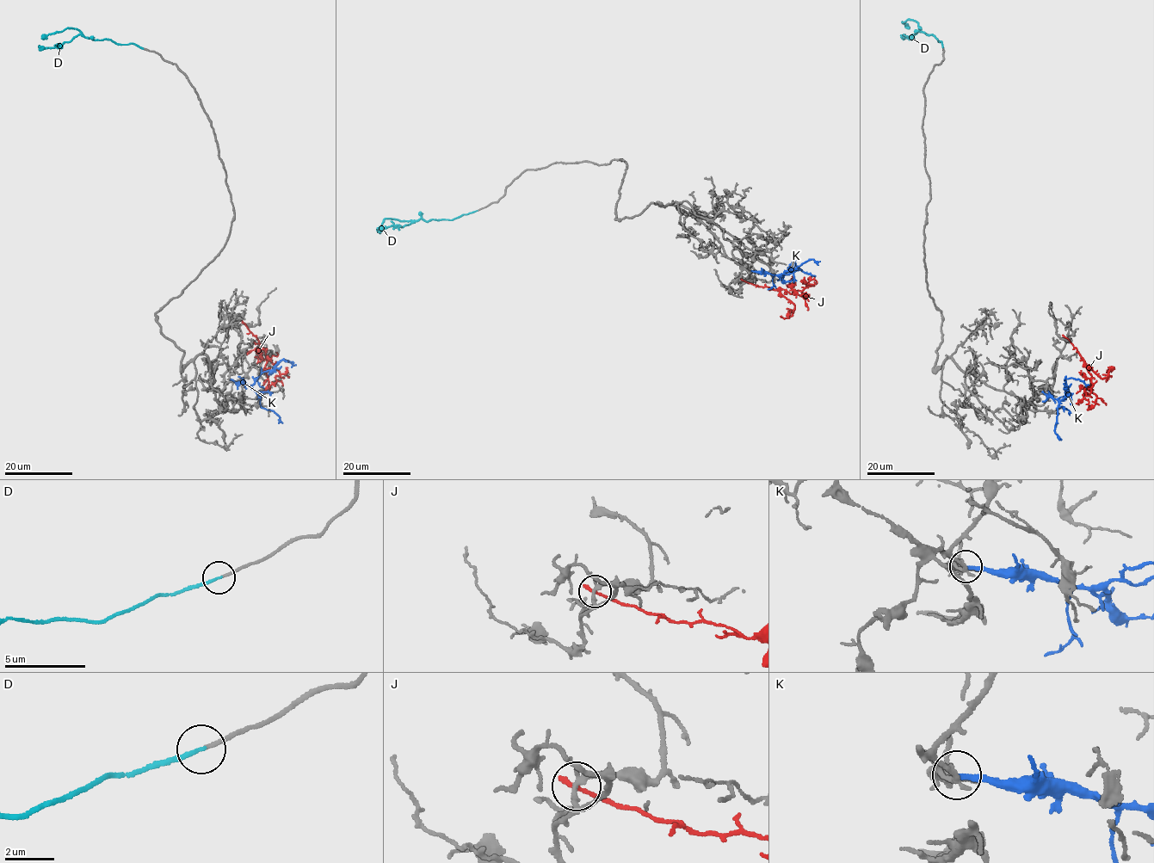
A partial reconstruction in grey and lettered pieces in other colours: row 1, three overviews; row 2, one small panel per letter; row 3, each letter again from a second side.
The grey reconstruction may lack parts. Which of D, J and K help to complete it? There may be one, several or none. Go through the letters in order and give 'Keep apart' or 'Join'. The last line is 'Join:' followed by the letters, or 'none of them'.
D: Join
J: Keep apart
K: Keep apart
Join: D

